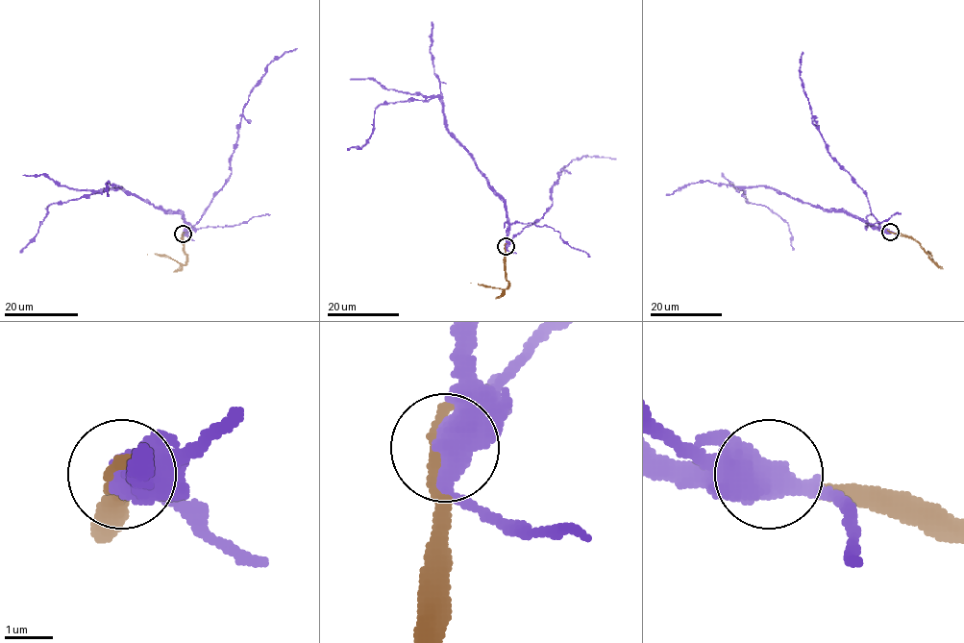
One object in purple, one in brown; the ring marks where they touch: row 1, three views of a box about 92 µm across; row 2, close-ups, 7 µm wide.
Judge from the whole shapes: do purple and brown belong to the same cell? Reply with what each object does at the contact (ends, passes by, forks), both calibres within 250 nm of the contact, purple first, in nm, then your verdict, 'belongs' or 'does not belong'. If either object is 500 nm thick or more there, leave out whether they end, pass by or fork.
calibres 550 and 280 nm; belongs

